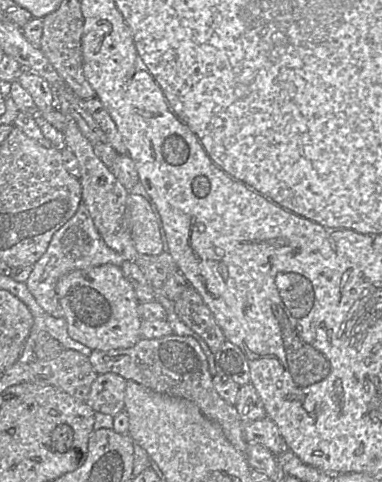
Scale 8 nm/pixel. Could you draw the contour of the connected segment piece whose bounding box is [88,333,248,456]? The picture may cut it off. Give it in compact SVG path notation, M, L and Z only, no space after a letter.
M172 333L161 338L141 338L131 348L92 350L88 358L97 374L115 373L152 391L192 401L206 418L221 427L234 448L246 456L248 444L243 438L243 422L235 406L227 403L215 390L206 356L193 337Z

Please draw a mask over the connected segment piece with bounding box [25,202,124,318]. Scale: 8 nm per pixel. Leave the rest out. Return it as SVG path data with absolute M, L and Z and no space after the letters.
M81 202L74 216L53 234L46 252L33 265L32 272L25 283L37 303L48 314L61 318L64 317L64 311L56 292L56 285L61 277L75 270L87 269L103 264L113 264L121 267L123 262L123 257L109 248L104 242L94 225L87 207Z

